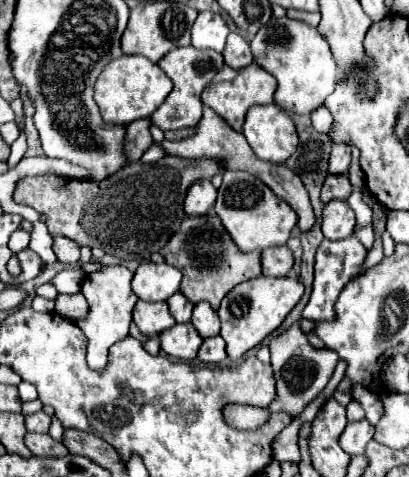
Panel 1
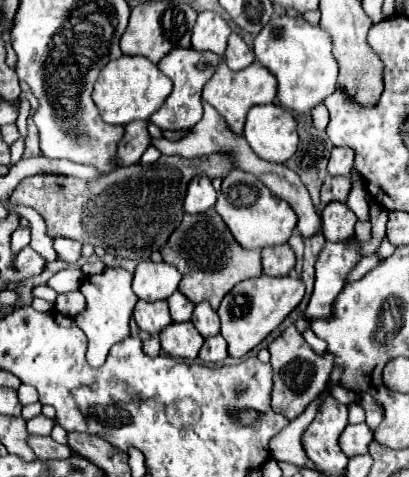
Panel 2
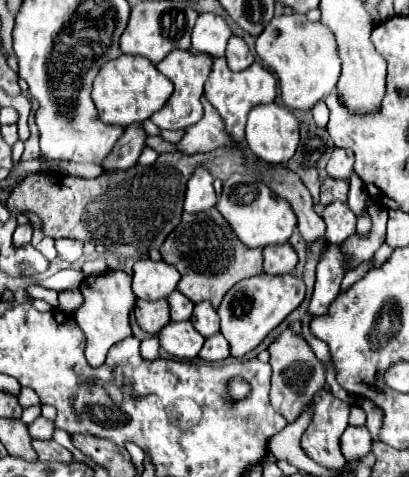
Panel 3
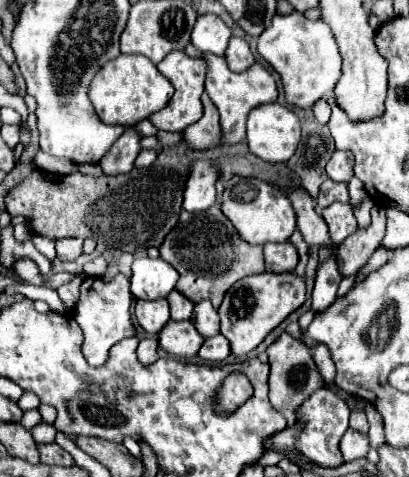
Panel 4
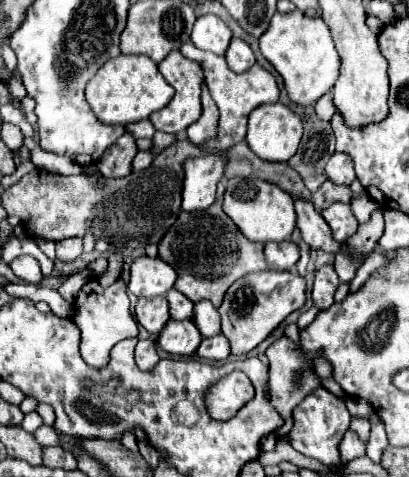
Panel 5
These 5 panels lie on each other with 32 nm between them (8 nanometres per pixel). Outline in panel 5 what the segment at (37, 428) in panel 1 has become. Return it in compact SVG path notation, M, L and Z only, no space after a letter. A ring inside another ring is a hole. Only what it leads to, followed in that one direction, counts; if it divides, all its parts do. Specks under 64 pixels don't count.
M42 424L42 426L34 432L34 438L36 438L38 444L42 444L42 446L58 446L58 432L56 432L52 426Z

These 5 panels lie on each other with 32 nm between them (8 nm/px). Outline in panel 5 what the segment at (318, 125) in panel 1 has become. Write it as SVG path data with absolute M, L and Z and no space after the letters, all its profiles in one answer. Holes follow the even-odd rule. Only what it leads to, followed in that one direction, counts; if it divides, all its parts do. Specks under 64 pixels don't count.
M326 94L326 96L322 96L316 104L314 104L314 110L316 110L316 116L320 118L320 120L324 120L324 122L328 122L330 118L332 118L332 114L334 114L334 104L332 104L332 96L330 94Z

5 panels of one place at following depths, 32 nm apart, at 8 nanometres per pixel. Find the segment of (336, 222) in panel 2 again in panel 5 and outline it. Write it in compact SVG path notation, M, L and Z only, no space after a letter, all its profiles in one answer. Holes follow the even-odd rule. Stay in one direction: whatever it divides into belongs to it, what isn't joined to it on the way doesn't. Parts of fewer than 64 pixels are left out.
M336 202L336 204L328 206L326 210L322 210L322 216L328 222L336 242L344 242L358 228L358 222L356 222L356 218L354 218L354 214L350 210L350 204Z

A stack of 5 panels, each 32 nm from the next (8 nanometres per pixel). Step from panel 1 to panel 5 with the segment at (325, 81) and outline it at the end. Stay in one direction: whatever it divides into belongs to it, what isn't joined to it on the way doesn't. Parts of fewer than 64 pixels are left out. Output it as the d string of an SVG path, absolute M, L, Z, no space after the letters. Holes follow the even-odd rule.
M300 10L274 14L268 30L260 36L260 52L282 76L290 102L300 106L310 106L320 96L328 94L340 74L340 56L336 52L330 28L320 16L308 18Z

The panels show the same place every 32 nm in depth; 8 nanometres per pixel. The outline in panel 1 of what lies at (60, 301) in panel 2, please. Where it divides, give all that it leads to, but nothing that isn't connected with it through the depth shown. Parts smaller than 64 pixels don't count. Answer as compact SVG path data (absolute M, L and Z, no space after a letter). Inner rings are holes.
M74 294L74 296L56 296L56 312L60 316L64 316L66 320L78 322L84 316L88 316L88 302L84 300L82 294Z

